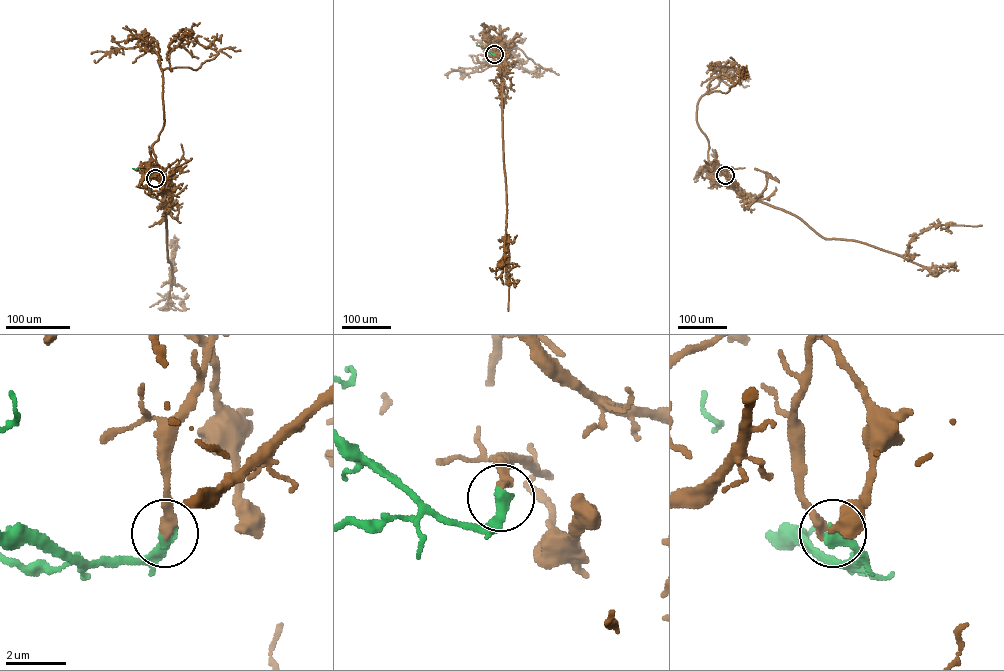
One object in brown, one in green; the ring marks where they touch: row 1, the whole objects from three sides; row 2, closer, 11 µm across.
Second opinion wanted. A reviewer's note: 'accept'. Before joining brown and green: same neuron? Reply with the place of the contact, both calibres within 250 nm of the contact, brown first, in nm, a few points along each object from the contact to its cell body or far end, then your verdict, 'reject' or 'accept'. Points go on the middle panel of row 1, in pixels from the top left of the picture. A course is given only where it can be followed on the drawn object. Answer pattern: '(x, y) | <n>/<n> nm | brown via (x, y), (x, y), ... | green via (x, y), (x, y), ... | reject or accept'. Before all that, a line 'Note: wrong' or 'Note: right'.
Note: right
(494, 54) | 280/460 nm | brown via (494, 54), (500, 58), (502, 86), (506, 212), (502, 266) | green via (494, 54), (476, 45) | accept

